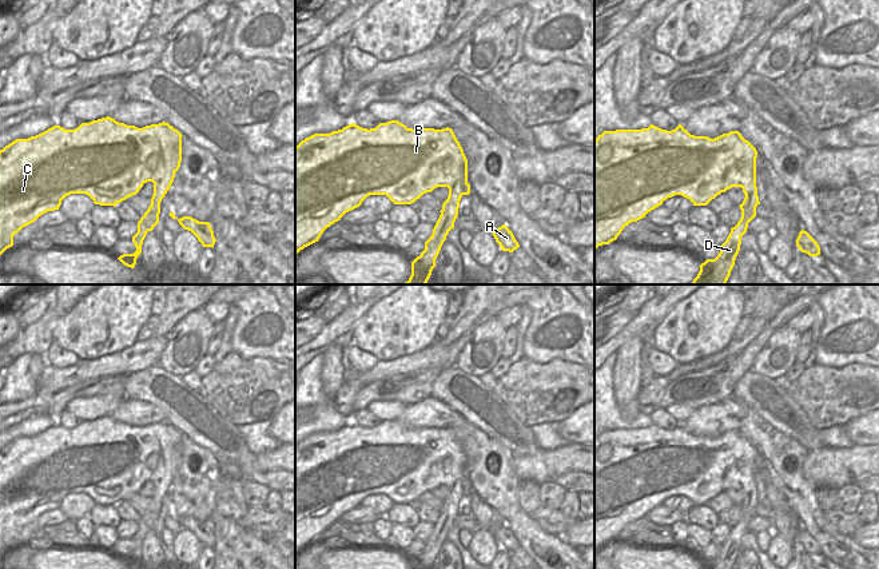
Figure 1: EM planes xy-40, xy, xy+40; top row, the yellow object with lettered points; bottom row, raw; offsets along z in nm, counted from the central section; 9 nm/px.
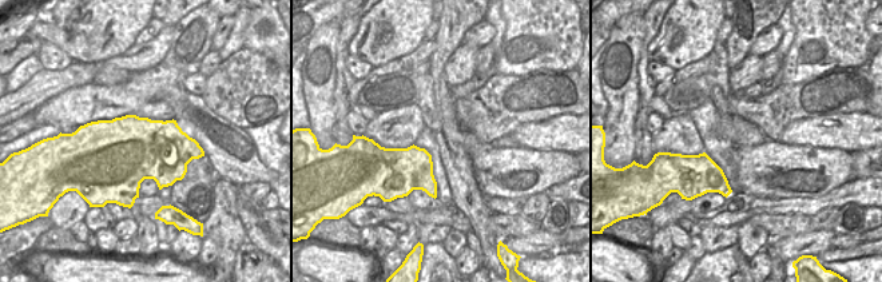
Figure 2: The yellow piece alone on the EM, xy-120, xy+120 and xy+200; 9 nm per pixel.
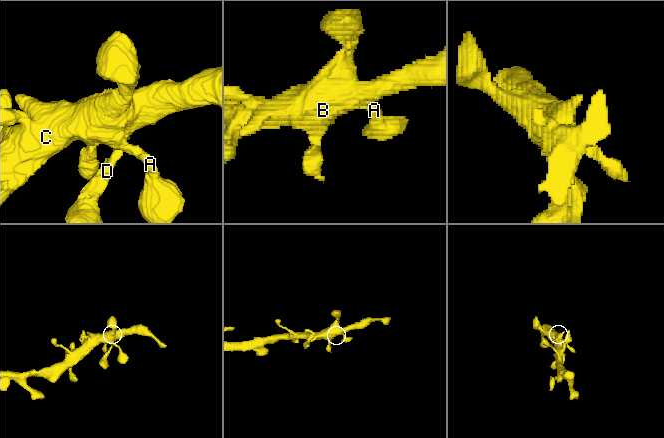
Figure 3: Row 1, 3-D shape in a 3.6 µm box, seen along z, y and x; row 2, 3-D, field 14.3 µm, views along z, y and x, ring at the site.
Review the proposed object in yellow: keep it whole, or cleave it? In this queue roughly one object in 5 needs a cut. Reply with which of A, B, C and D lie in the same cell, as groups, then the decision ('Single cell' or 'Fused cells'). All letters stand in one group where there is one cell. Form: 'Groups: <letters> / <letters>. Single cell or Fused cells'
Groups: A B C D. Single cell.

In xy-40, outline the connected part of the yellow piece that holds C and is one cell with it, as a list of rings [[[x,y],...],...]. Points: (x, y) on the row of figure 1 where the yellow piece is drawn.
[[[107,116],[81,123],[75,130],[53,126],[36,136],[13,140],[0,150],[0,255],[13,246],[15,234],[33,223],[43,214],[59,210],[61,200],[71,194],[85,194],[95,204],[115,207],[127,198],[136,195],[144,183],[152,182],[151,204],[138,222],[138,232],[132,236],[136,251],[118,258],[124,266],[134,268],[147,232],[152,231],[159,223],[160,202],[180,167],[182,136],[178,130],[166,122],[138,128]]]

